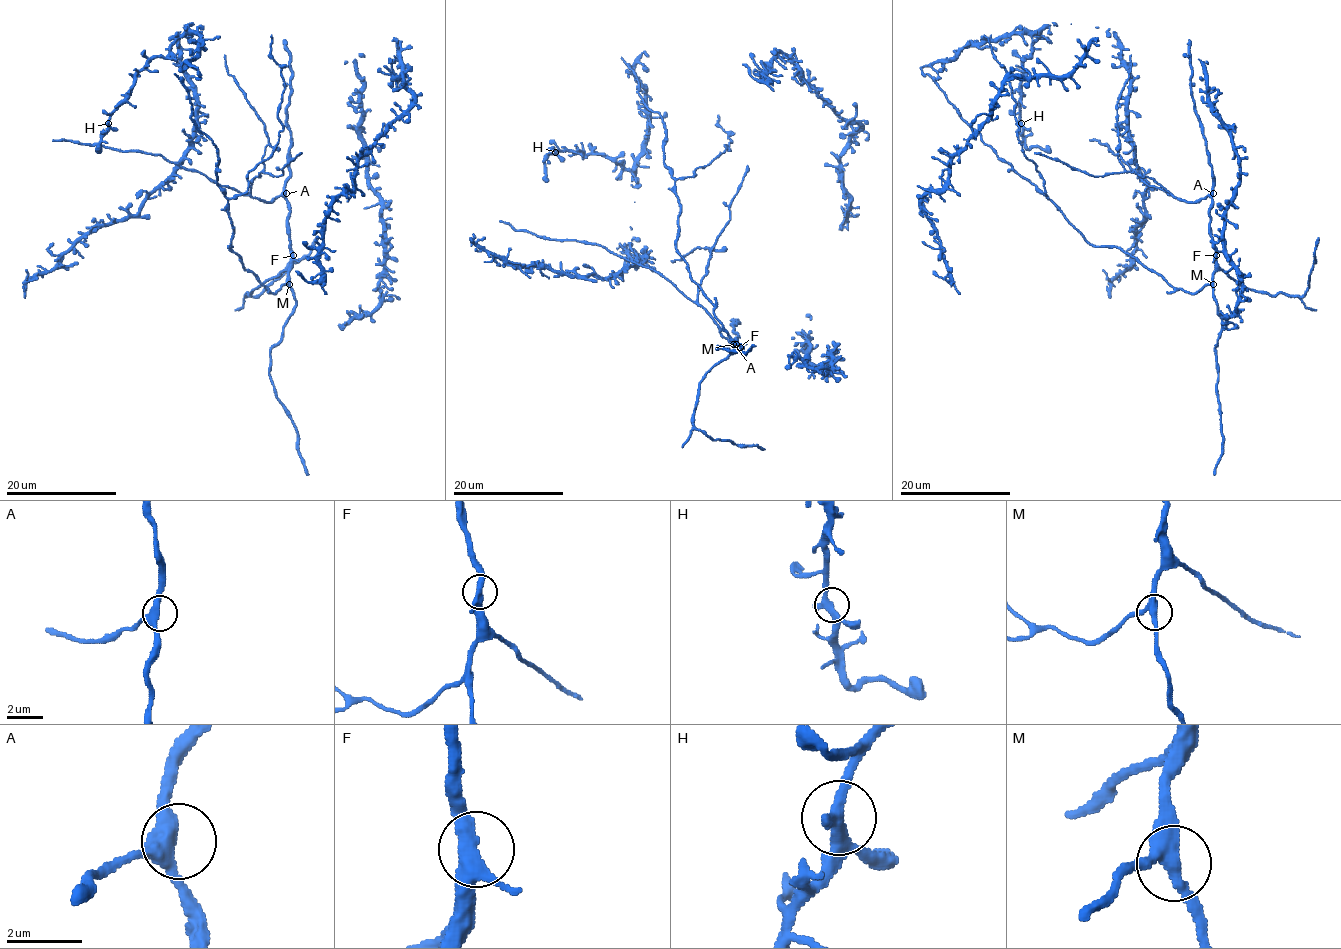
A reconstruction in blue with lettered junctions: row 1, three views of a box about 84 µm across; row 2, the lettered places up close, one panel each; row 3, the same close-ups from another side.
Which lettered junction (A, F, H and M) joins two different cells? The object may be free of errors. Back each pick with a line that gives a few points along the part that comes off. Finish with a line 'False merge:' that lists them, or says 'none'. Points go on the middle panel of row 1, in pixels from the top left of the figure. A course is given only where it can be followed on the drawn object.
False merge: none

